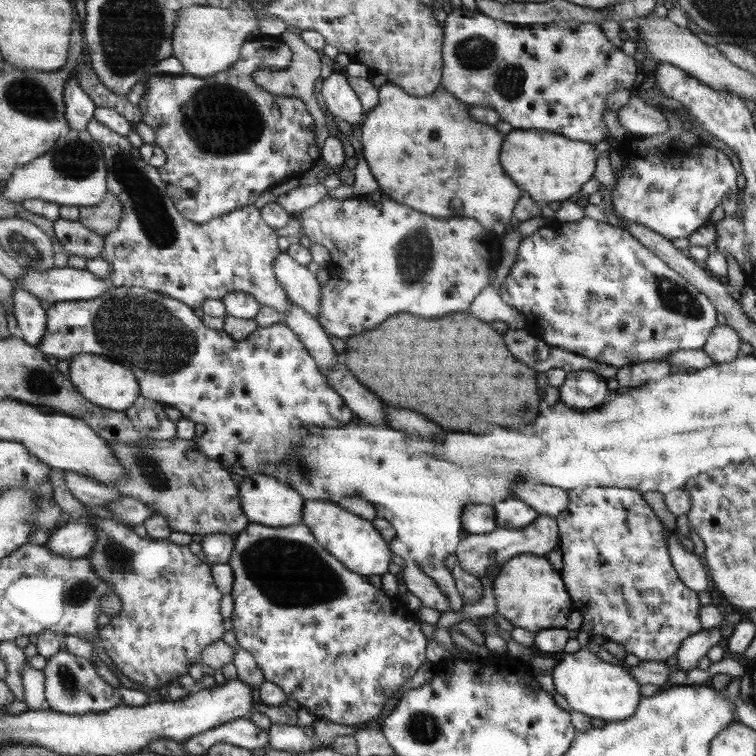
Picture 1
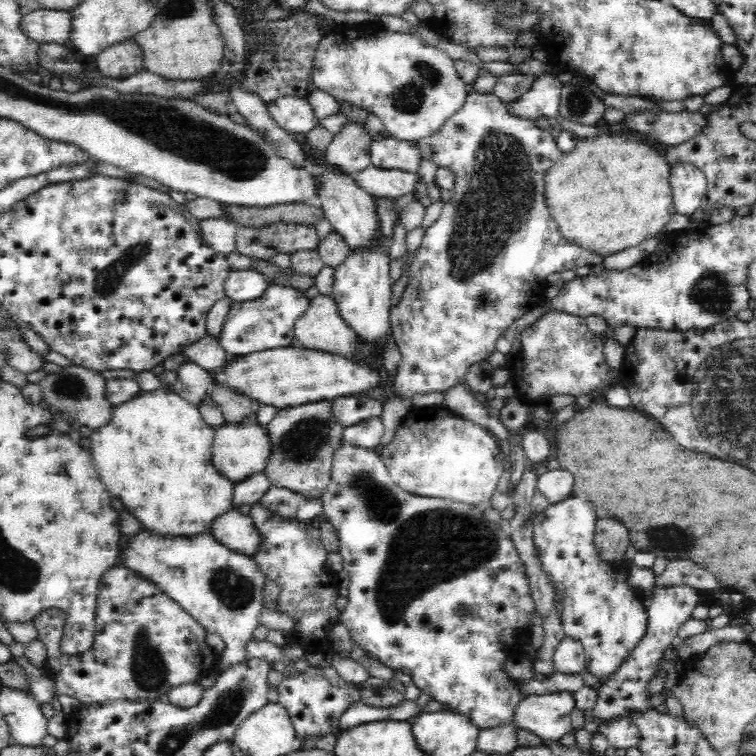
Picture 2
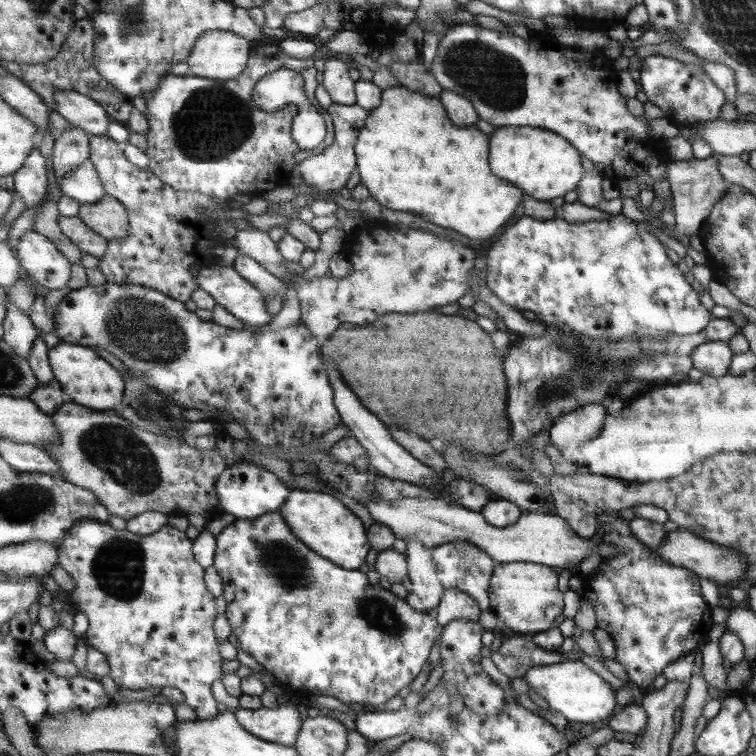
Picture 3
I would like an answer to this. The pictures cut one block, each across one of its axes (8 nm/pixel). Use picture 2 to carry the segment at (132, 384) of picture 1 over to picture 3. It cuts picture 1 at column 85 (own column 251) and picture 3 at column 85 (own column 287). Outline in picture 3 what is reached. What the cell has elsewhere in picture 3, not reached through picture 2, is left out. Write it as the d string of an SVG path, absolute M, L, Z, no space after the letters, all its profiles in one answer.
M58 342L48 349L48 361L55 381L61 385L61 391L67 400L78 403L89 410L112 411L113 406L123 398L123 378L103 358L97 356L93 349Z

